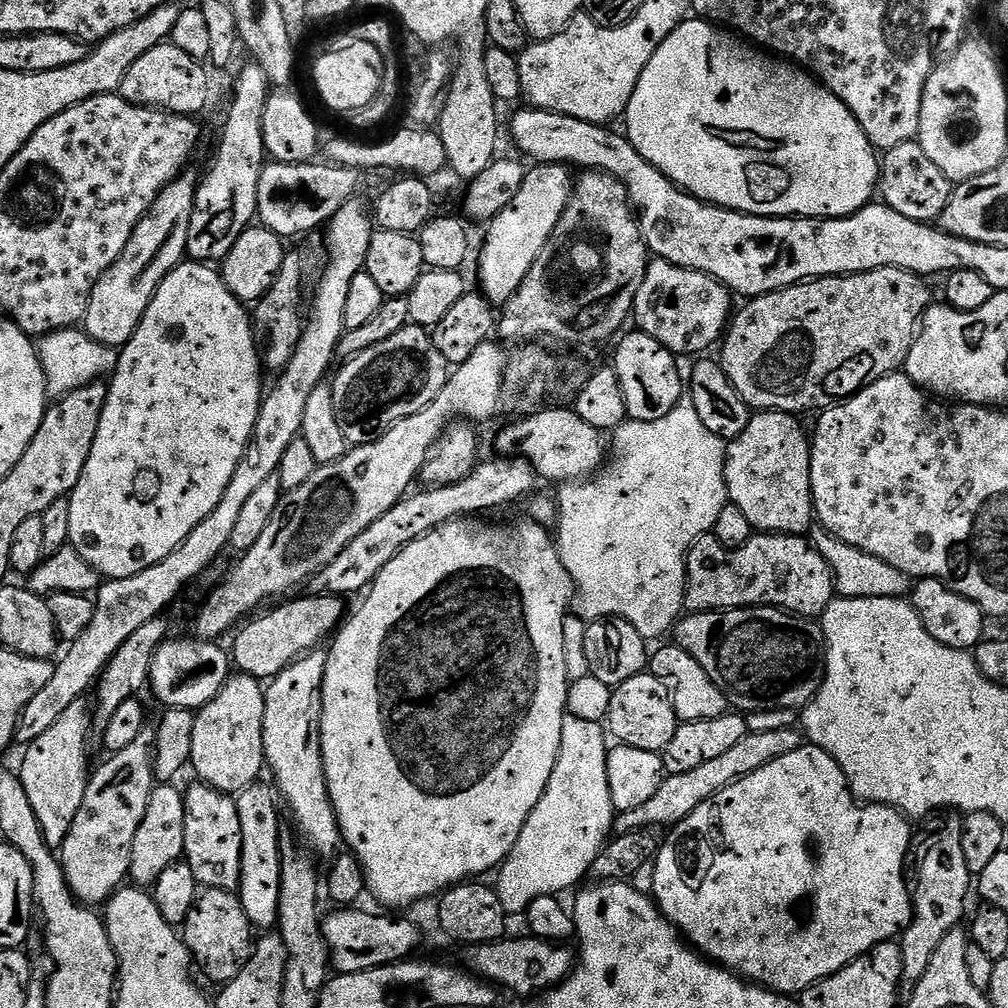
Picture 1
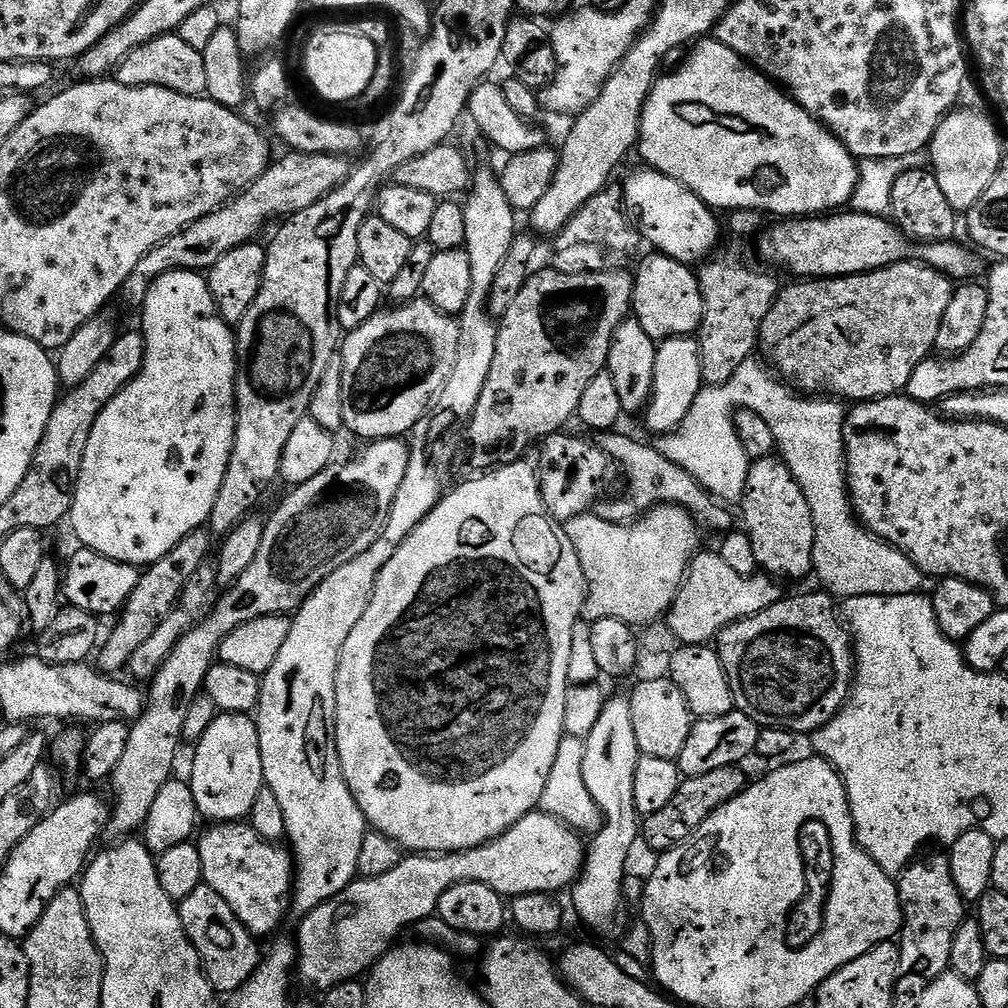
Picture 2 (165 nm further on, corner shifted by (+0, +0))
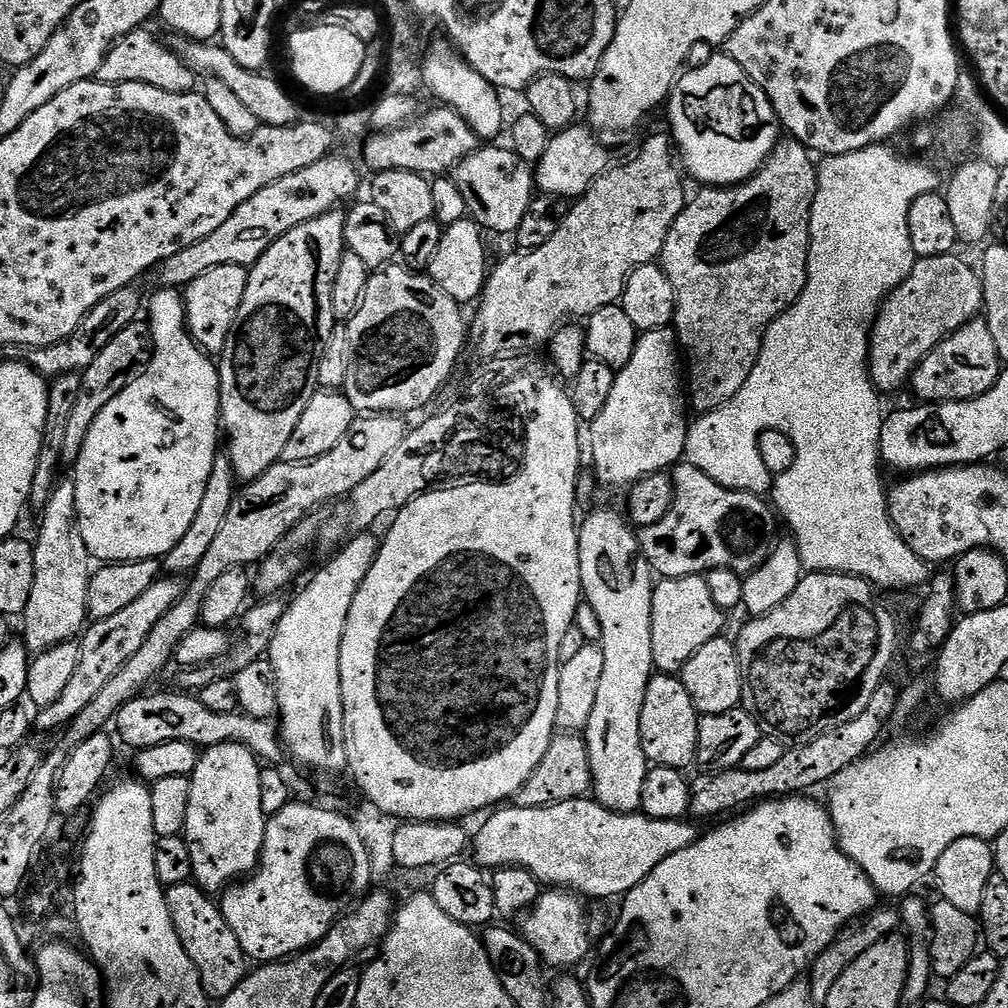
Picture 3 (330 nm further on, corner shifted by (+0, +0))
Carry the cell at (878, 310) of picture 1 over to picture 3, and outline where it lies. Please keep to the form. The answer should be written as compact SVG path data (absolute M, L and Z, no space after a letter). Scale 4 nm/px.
M953 254L950 256L935 256L934 258L919 258L916 265L910 270L910 274L904 279L903 282L894 289L888 297L884 299L883 304L880 306L880 313L876 316L876 325L872 327L870 333L870 347L868 349L868 371L872 373L872 383L876 385L876 391L881 394L887 392L896 392L900 387L909 383L910 377L915 372L917 366L927 358L929 354L934 351L938 345L941 344L947 336L951 333L957 332L962 326L966 326L972 320L977 319L981 315L984 307L984 282L979 271L976 272L964 260L959 260L959 255Z

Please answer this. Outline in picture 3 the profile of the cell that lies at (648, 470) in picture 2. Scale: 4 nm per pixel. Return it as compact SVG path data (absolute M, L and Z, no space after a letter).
M687 462L675 465L670 475L674 486L674 502L666 518L662 518L662 522L654 522L654 526L639 529L638 532L642 554L648 559L648 565L657 577L669 580L683 576L699 576L720 572L724 568L729 568L731 572L750 574L767 562L778 543L778 516L773 505L769 501L767 504L763 495L719 485L702 470L698 470L698 466Z

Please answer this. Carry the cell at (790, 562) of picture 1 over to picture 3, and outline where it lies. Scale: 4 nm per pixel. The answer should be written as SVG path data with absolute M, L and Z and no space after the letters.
M704 576L661 579L652 589L652 666L660 674L676 674L706 642L725 631L726 613L714 606Z

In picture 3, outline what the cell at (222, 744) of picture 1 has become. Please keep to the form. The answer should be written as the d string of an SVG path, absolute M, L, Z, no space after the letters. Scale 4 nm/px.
M219 744L213 748L205 748L200 752L200 760L196 764L196 769L192 771L190 777L190 807L186 809L186 826L183 830L186 846L190 846L190 858L194 861L194 870L192 871L195 883L199 884L205 892L209 894L223 893L224 889L247 878L256 871L260 863L260 851L264 849L264 826L266 817L262 810L262 778L260 770L262 764L257 760L256 755L249 748L241 744Z

